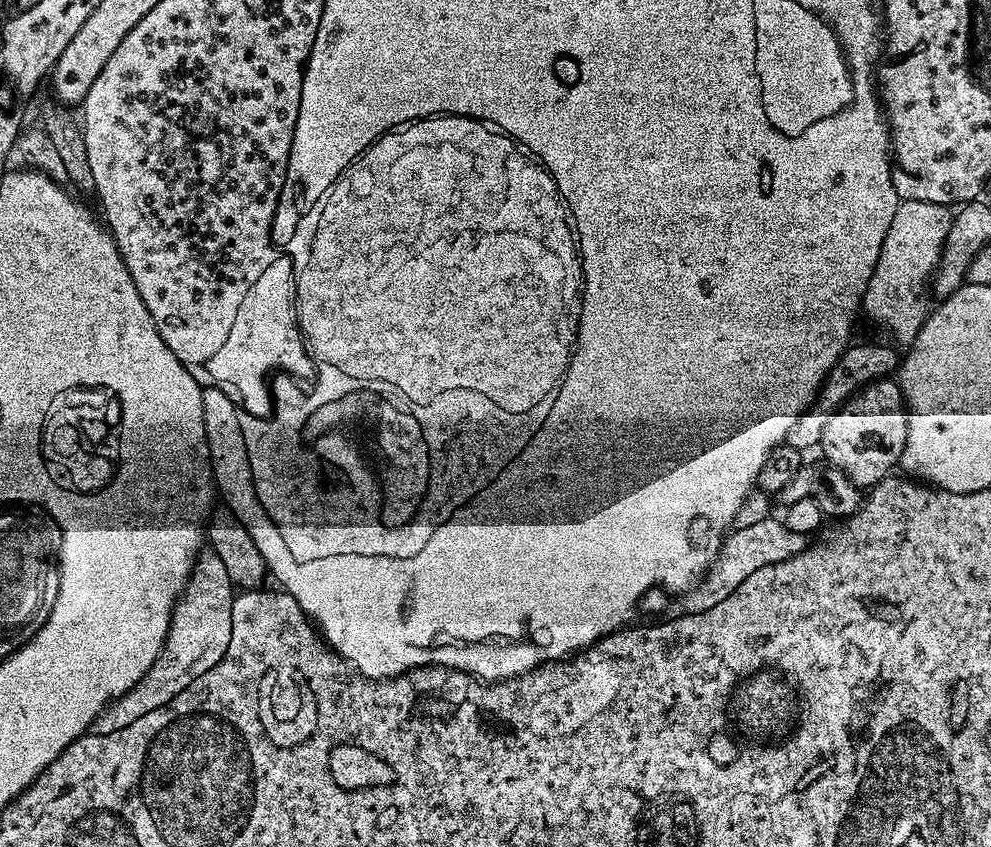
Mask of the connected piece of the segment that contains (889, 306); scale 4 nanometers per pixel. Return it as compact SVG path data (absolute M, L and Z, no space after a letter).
M901 200L898 210L894 210L890 230L886 230L886 242L882 242L882 254L878 254L878 266L874 266L874 274L866 286L862 312L878 327L885 328L897 340L897 345L911 345L930 315L929 281L940 265L953 215L949 205L917 200Z

